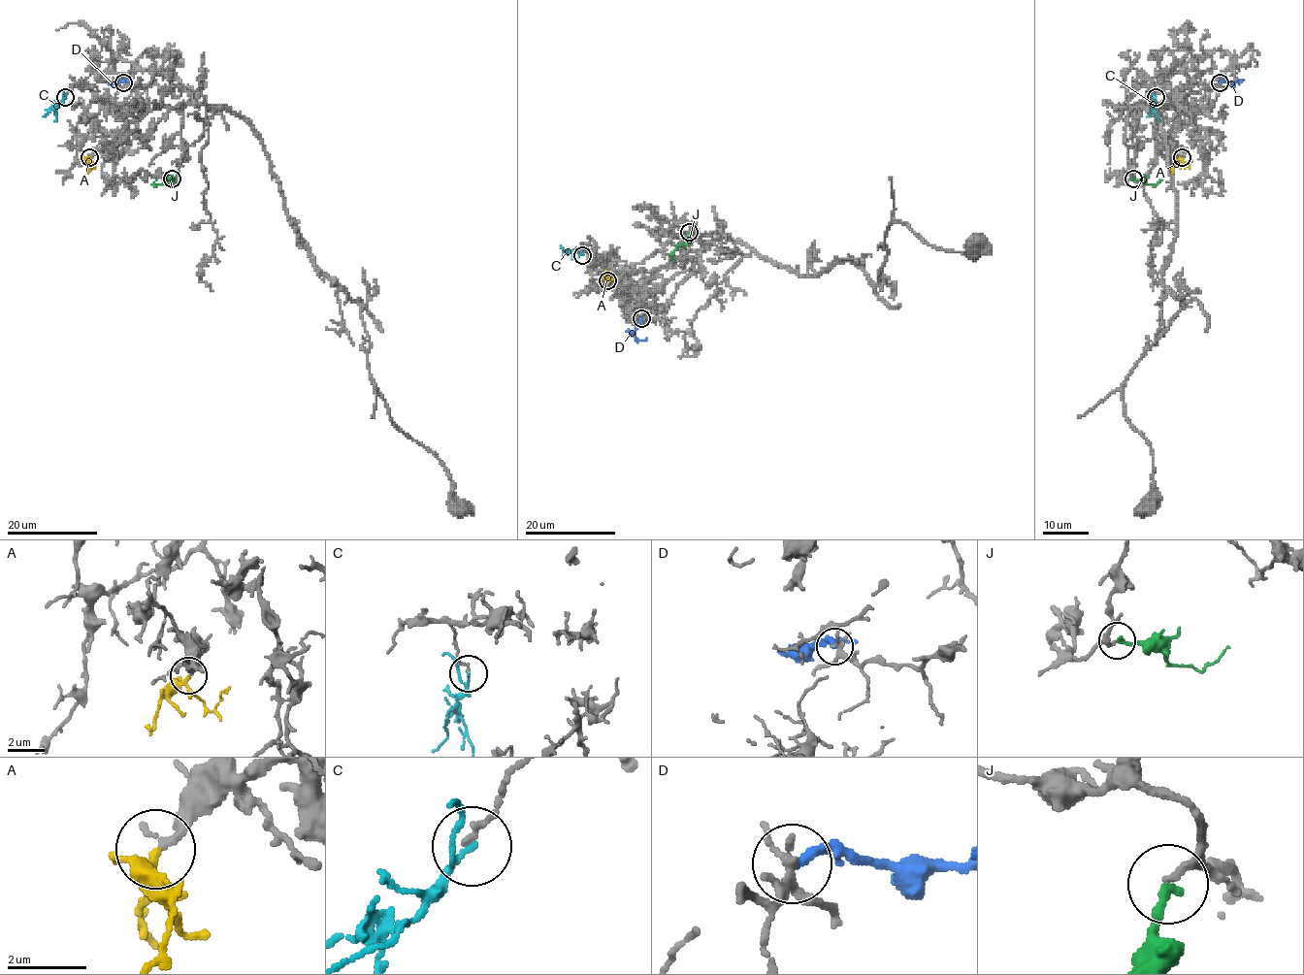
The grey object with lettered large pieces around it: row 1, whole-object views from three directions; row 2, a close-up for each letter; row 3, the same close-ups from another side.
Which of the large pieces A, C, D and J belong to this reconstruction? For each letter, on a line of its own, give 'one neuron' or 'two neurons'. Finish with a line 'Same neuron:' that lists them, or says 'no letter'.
A: one neuron
C: two neurons
D: two neurons
J: one neuron
Same neuron: A, J

